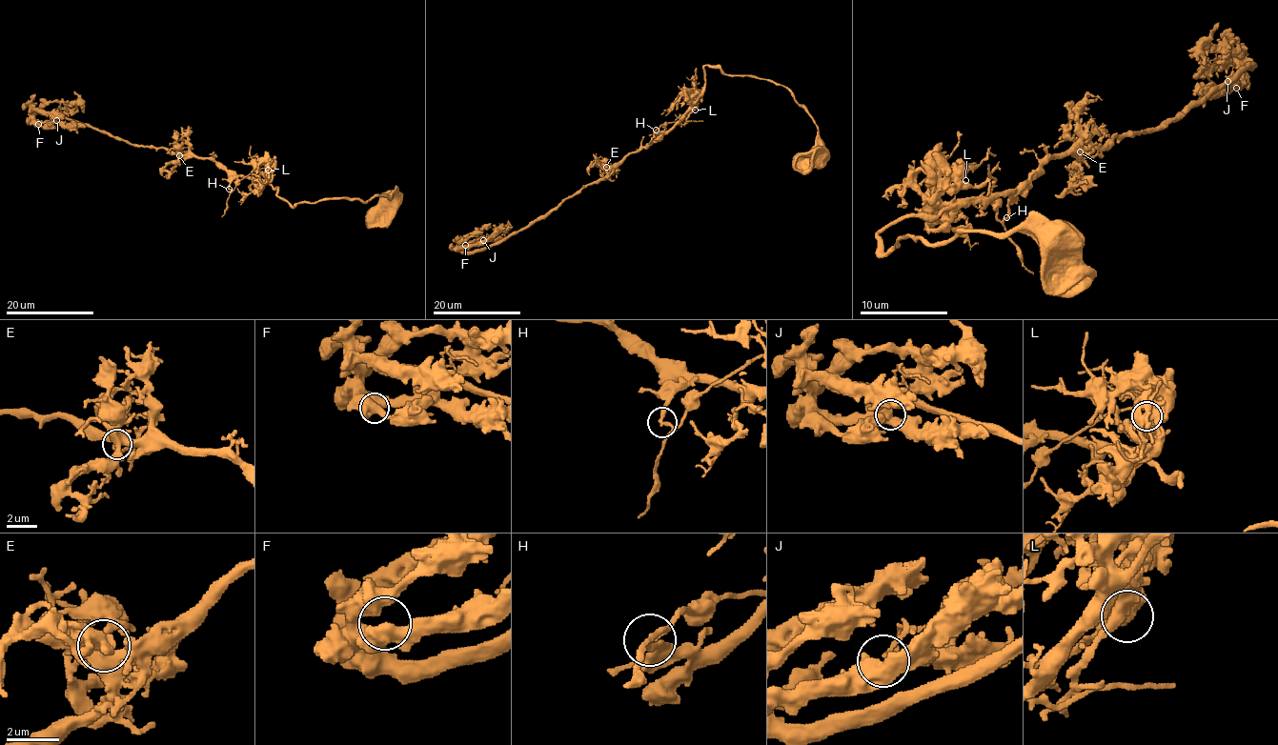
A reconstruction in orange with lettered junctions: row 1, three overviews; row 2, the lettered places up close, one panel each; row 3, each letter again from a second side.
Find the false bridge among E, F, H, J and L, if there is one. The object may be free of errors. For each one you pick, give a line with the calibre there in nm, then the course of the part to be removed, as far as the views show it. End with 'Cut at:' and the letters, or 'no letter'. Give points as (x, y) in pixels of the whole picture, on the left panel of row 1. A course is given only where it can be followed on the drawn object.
H: calibre 170 nm; course (229, 189), (233, 190), (255, 170), (275, 162)
Cut at: H

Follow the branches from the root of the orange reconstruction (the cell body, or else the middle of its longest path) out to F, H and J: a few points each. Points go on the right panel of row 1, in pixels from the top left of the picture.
F: (1060, 242), (959, 231), (883, 253), (877, 235), (1157, 130), (1249, 66), (1236, 88)
H: (1060, 242), (959, 231), (932, 245), (902, 238), (883, 253), (877, 238), (989, 191), (1007, 218)
J: (1060, 242), (959, 231), (883, 253), (877, 235), (1157, 130), (1227, 81)

